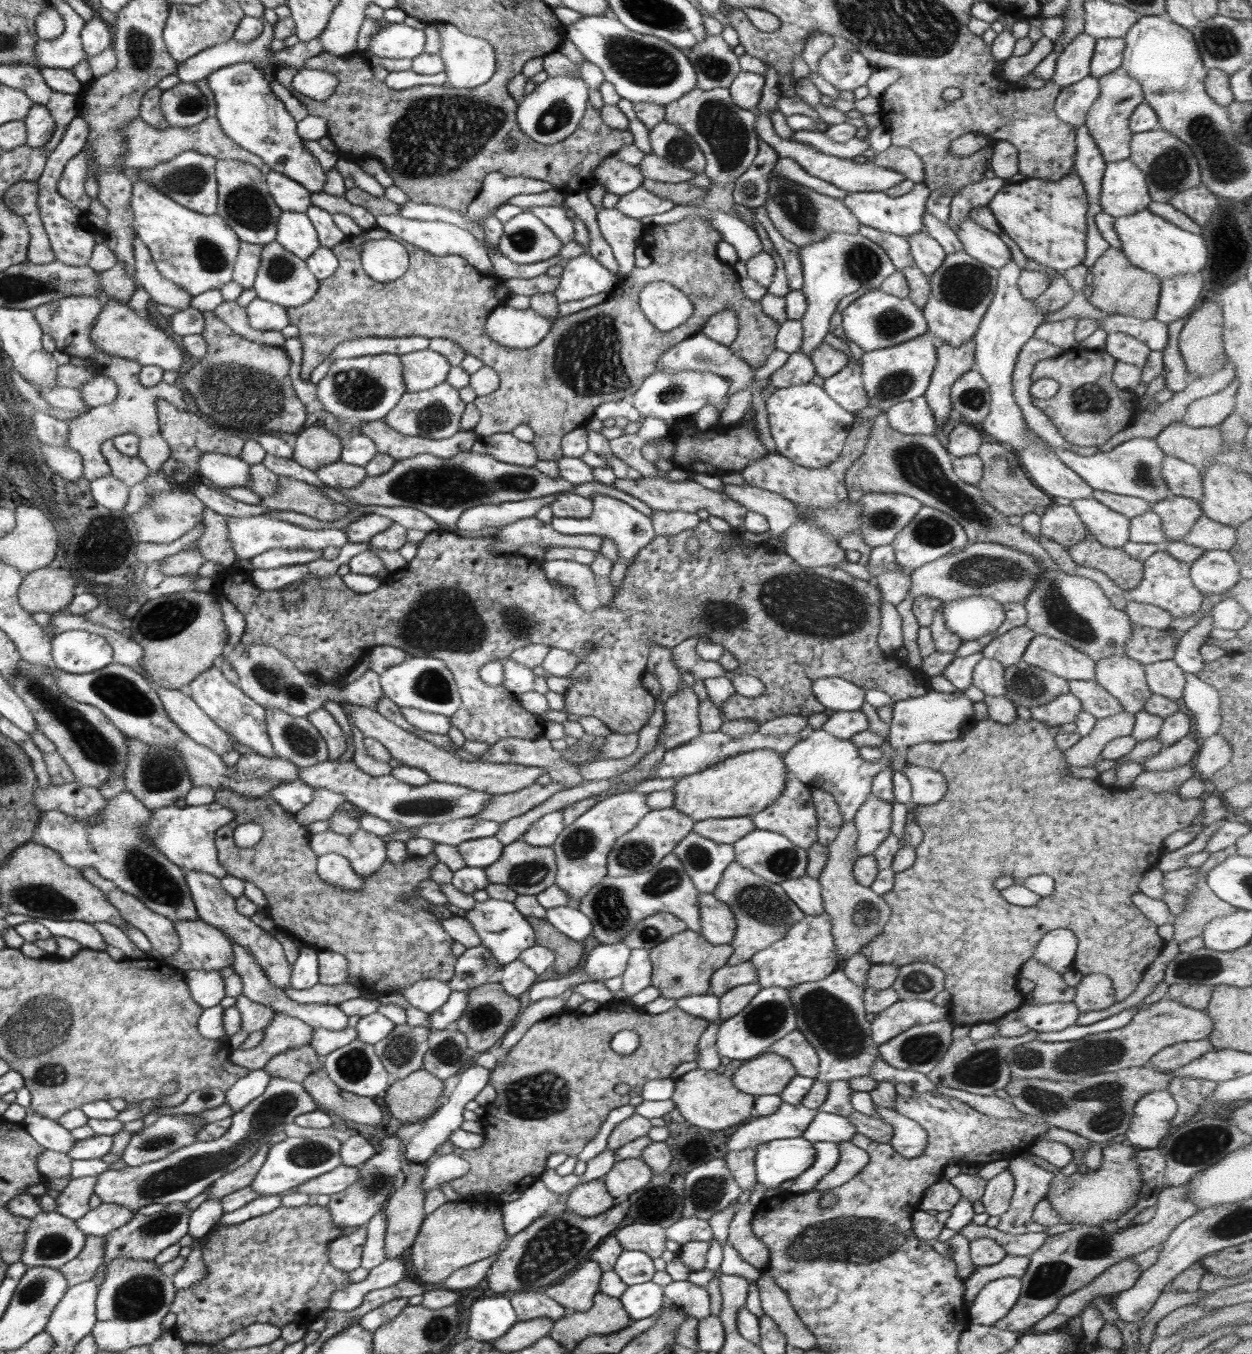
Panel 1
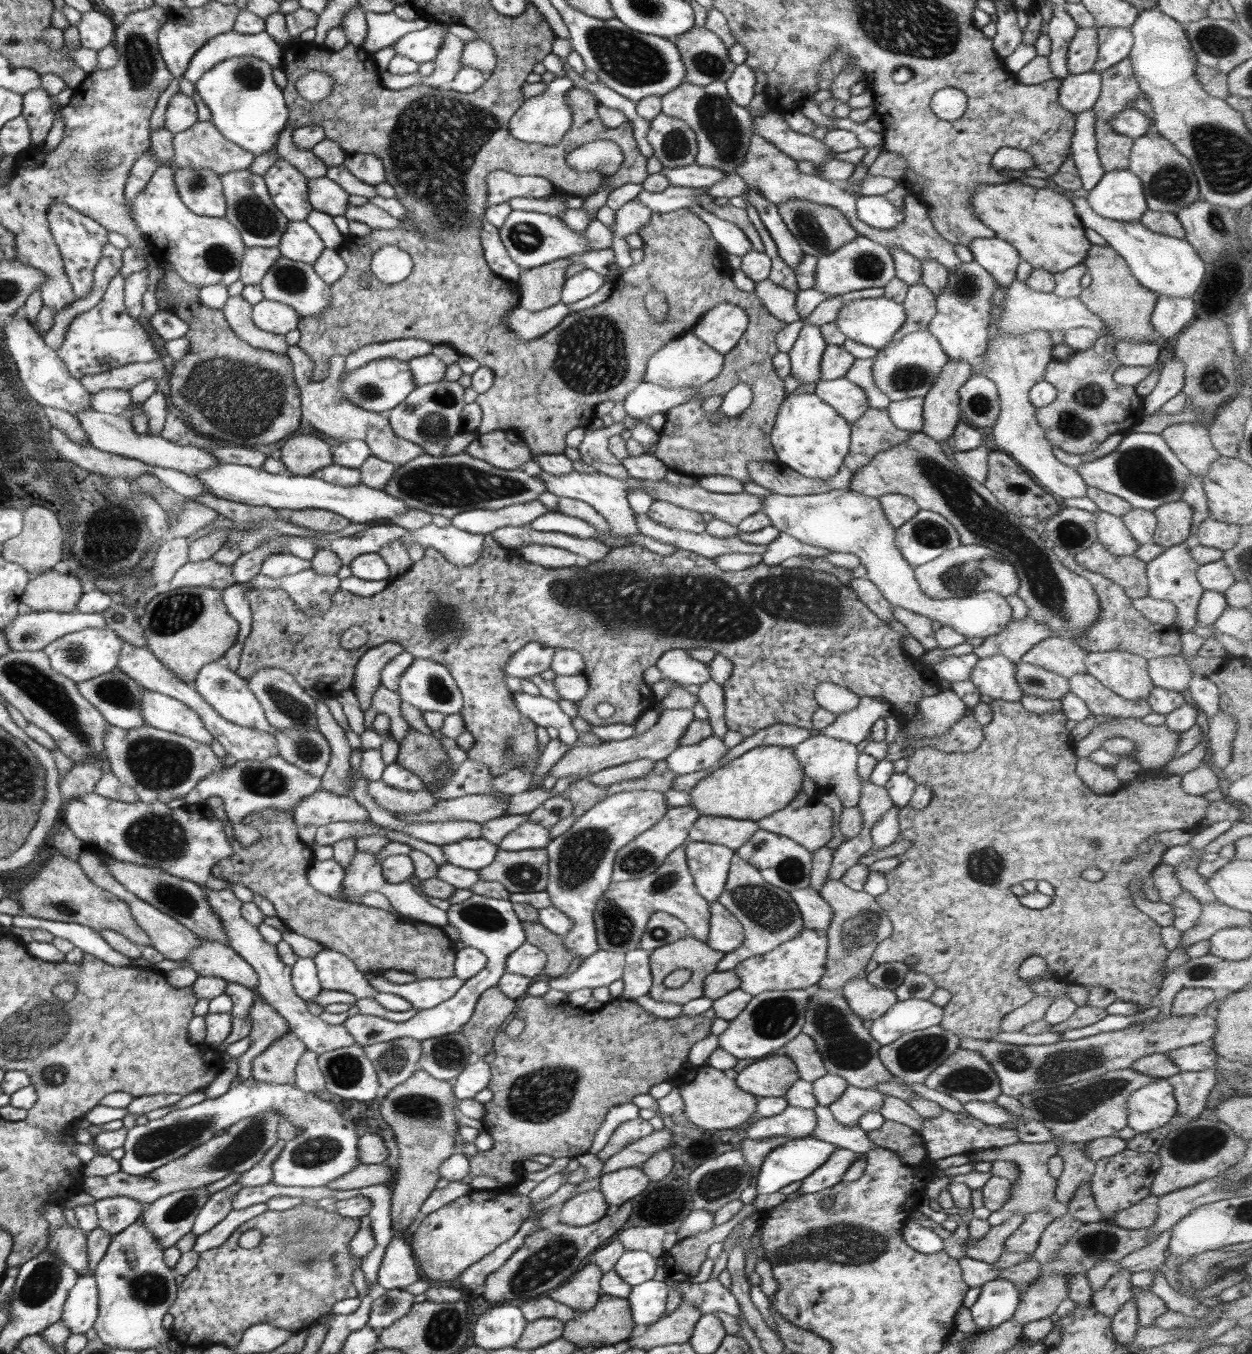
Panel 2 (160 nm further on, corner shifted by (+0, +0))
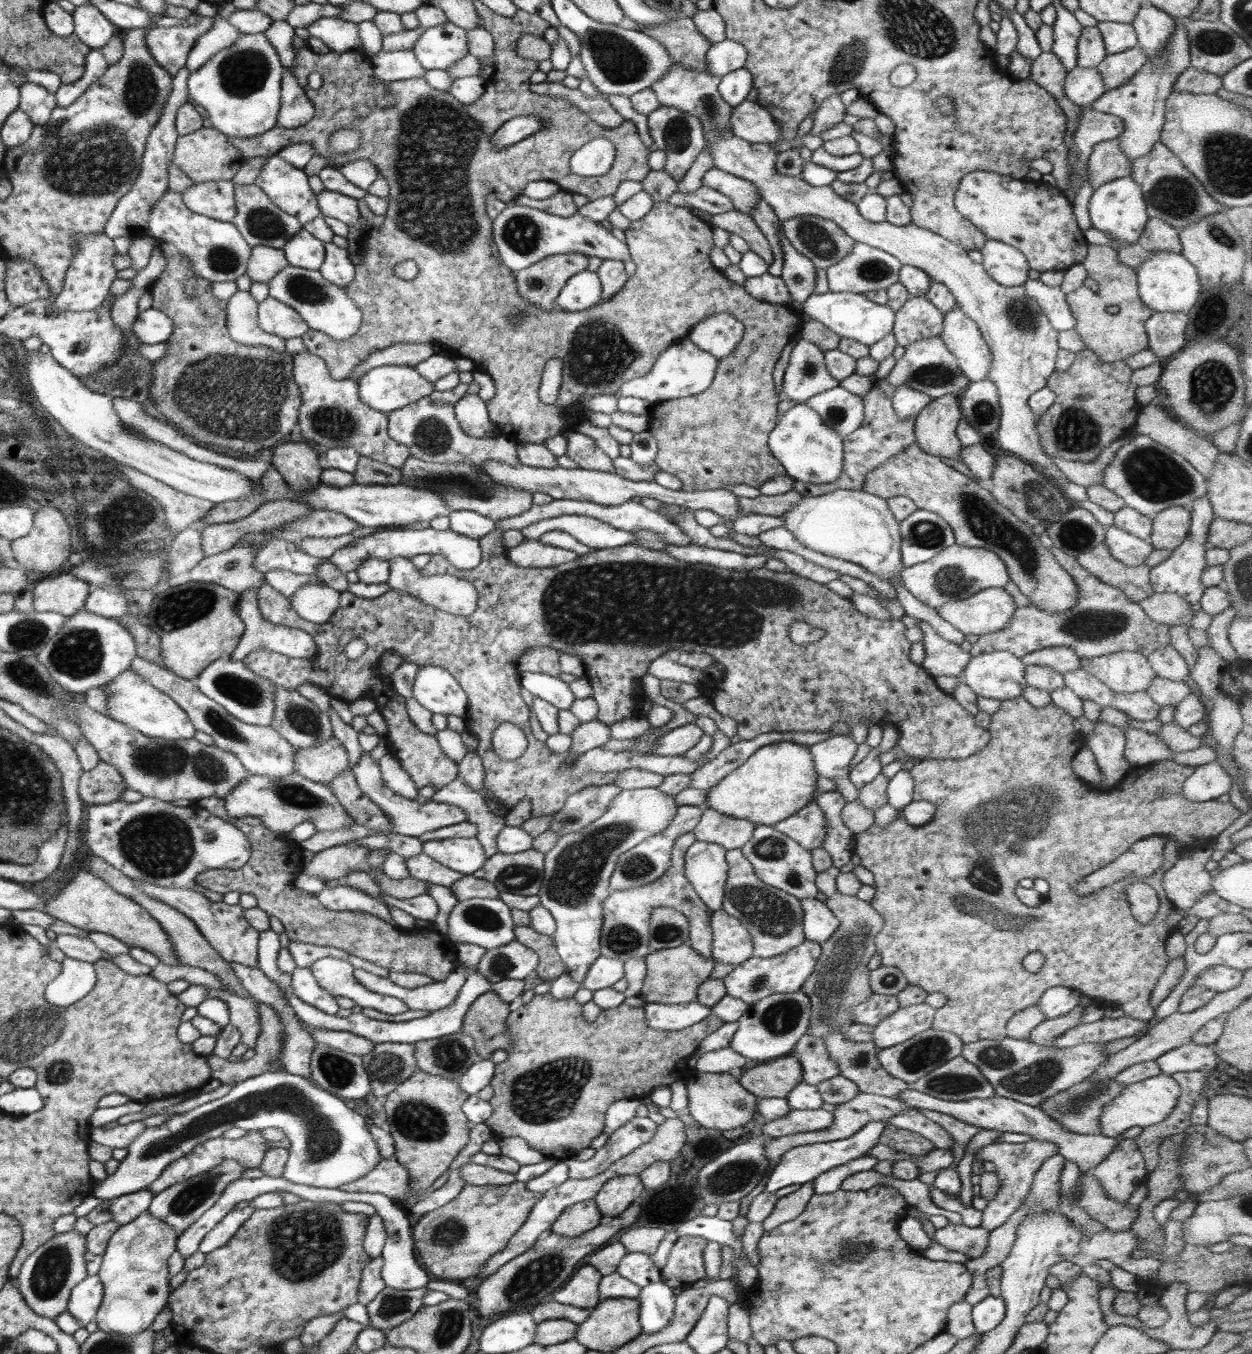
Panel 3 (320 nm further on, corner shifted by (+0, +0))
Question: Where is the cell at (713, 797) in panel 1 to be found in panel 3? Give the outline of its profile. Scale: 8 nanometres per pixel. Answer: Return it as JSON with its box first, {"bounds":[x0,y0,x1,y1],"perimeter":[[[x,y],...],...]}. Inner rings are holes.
{"bounds":[705,742,818,826],"perimeter":[[[776,742],[756,750],[742,766],[730,772],[726,778],[712,787],[707,792],[705,804],[706,807],[713,808],[722,814],[746,819],[755,825],[774,826],[777,822],[786,820],[791,814],[802,810],[817,795],[816,780],[818,778],[808,747],[793,742]]]}

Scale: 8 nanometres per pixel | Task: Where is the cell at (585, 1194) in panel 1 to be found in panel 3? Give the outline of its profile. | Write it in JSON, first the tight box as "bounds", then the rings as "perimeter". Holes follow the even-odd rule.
{"bounds":[552,1200,602,1238],"perimeter":[[[594,1200],[576,1203],[566,1208],[565,1212],[554,1222],[552,1233],[574,1238],[594,1229],[602,1220],[598,1206]]]}

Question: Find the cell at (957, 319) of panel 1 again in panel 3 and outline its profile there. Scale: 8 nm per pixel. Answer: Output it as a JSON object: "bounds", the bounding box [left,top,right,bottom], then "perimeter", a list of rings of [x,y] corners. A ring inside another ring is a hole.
{"bounds":[940,305,992,382],"perimeter":[[[958,305],[945,314],[940,338],[942,339],[942,342],[945,342],[945,345],[952,353],[952,356],[956,358],[958,368],[960,368],[962,376],[969,378],[971,382],[988,380],[990,363],[992,363],[989,346],[983,339],[982,333],[980,332],[978,326],[976,326],[974,320],[968,318]]]}

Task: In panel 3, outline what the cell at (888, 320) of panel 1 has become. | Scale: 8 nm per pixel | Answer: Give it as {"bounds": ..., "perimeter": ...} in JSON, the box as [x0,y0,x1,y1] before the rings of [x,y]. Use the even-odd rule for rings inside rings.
{"bounds":[801,293,895,346],"perimeter":[[[813,293],[802,303],[801,316],[821,322],[833,330],[834,334],[857,340],[866,346],[872,346],[888,333],[892,333],[895,326],[895,310],[887,305],[871,302],[864,295],[853,293]]]}

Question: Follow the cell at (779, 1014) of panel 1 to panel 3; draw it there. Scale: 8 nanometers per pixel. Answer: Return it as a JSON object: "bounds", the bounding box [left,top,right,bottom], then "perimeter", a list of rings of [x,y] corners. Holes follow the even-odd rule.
{"bounds":[730,991,810,1062],"perimeter":[[[802,991],[771,994],[750,1005],[737,1020],[738,1028],[730,1041],[730,1047],[750,1060],[763,1062],[789,1056],[796,1043],[807,1032],[810,1013],[810,999]]]}

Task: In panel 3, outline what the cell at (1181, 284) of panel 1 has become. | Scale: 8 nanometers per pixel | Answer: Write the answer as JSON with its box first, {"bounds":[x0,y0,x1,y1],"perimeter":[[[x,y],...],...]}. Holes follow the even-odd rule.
{"bounds":[1145,312,1188,362],"perimeter":[[[1153,312],[1145,322],[1147,349],[1154,352],[1158,362],[1172,358],[1187,345],[1185,332],[1188,324],[1186,312]]]}

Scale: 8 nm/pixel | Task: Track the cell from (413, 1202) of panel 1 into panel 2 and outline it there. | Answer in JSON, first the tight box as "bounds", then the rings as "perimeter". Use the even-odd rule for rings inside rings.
{"bounds":[380,1069,459,1237],"perimeter":[[[416,1069],[410,1078],[402,1084],[389,1090],[387,1095],[380,1099],[380,1112],[397,1139],[399,1148],[399,1167],[394,1173],[396,1184],[391,1193],[391,1218],[393,1234],[408,1237],[412,1222],[418,1218],[420,1207],[435,1190],[436,1184],[441,1178],[439,1166],[458,1148],[459,1122],[454,1115],[454,1106],[457,1098],[454,1096],[452,1085],[445,1080],[438,1080],[423,1070]]]}

